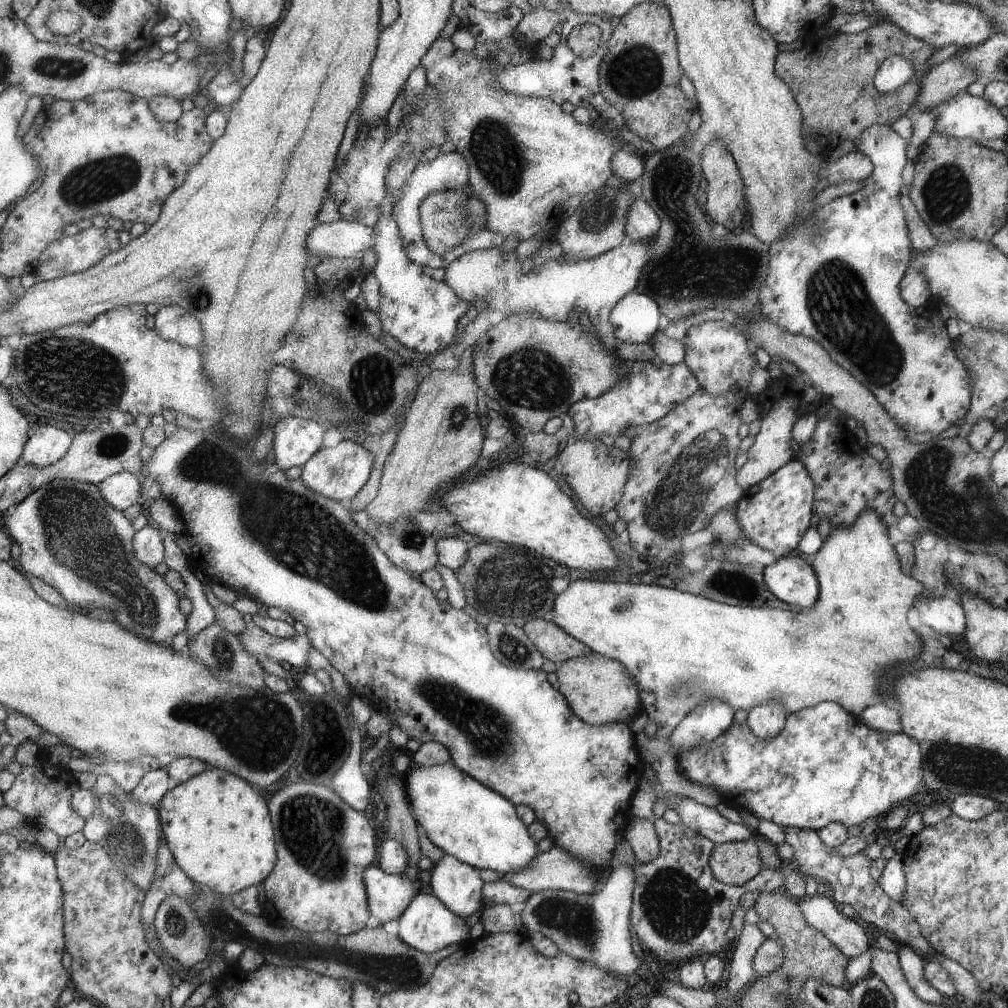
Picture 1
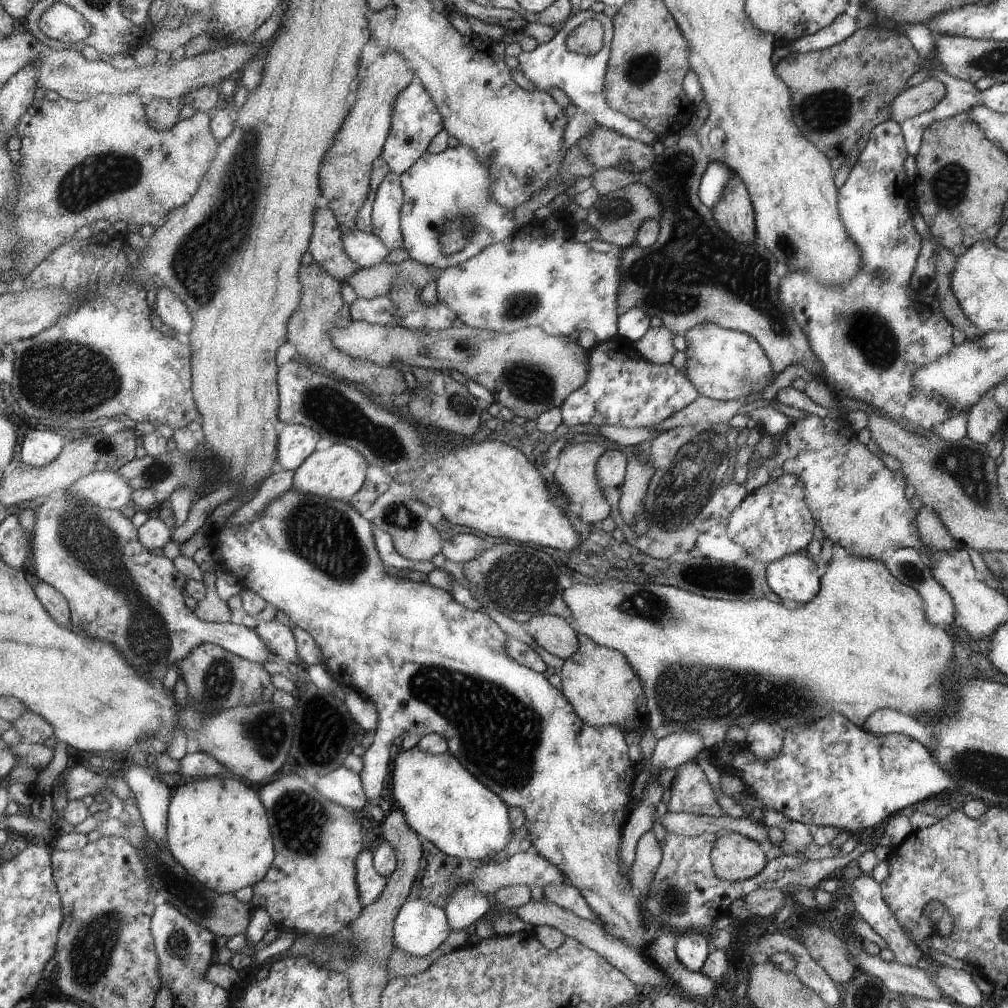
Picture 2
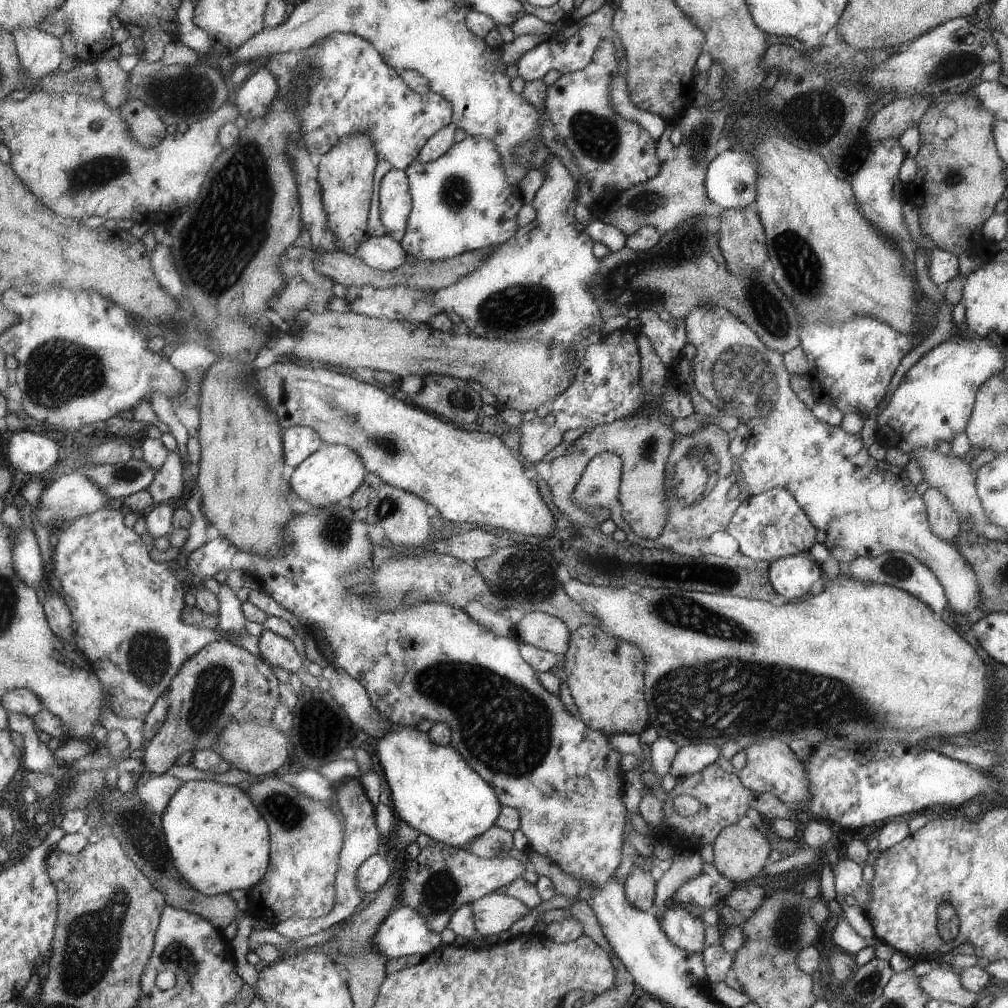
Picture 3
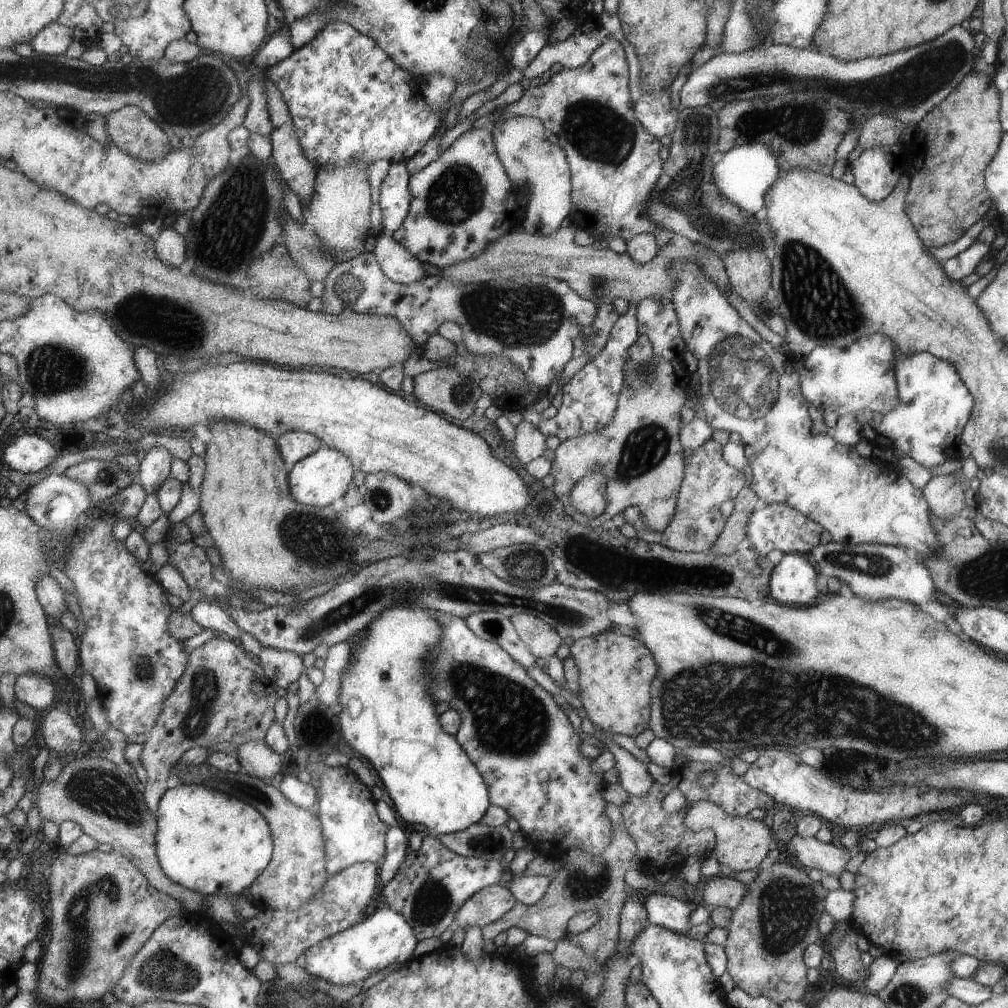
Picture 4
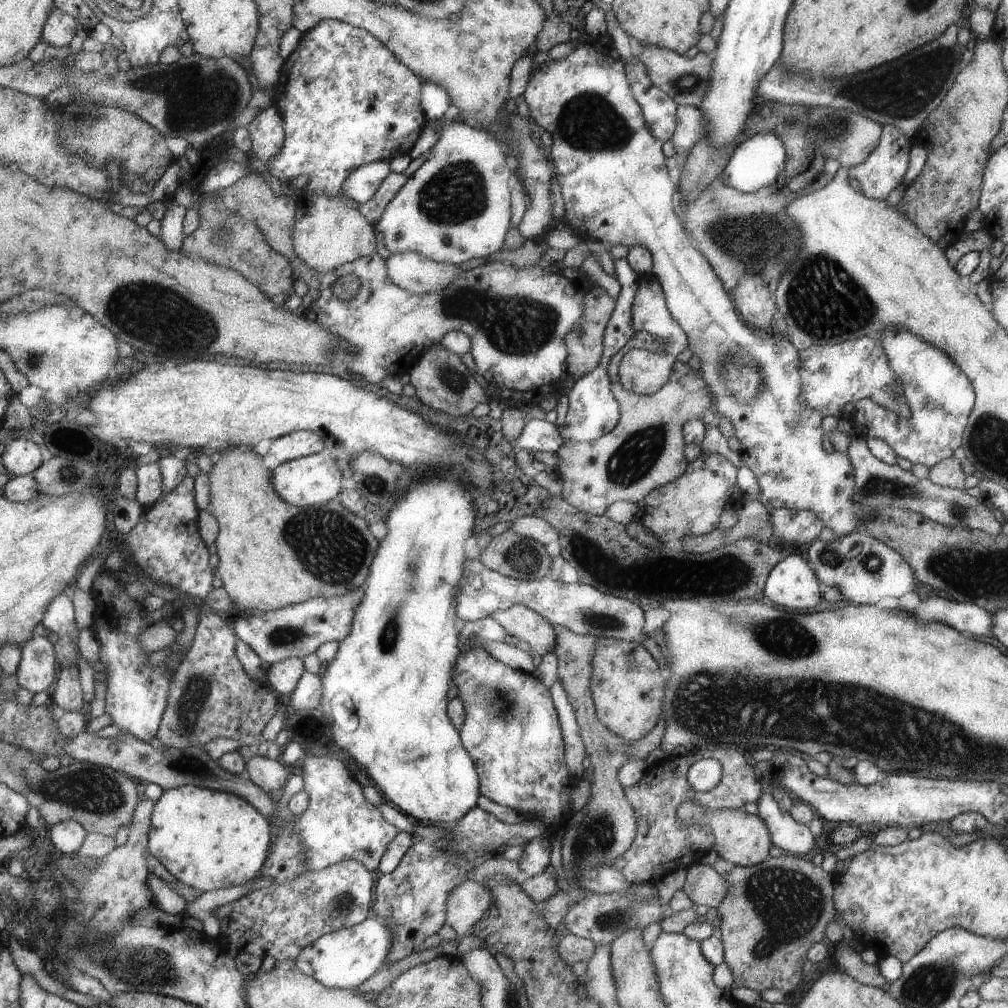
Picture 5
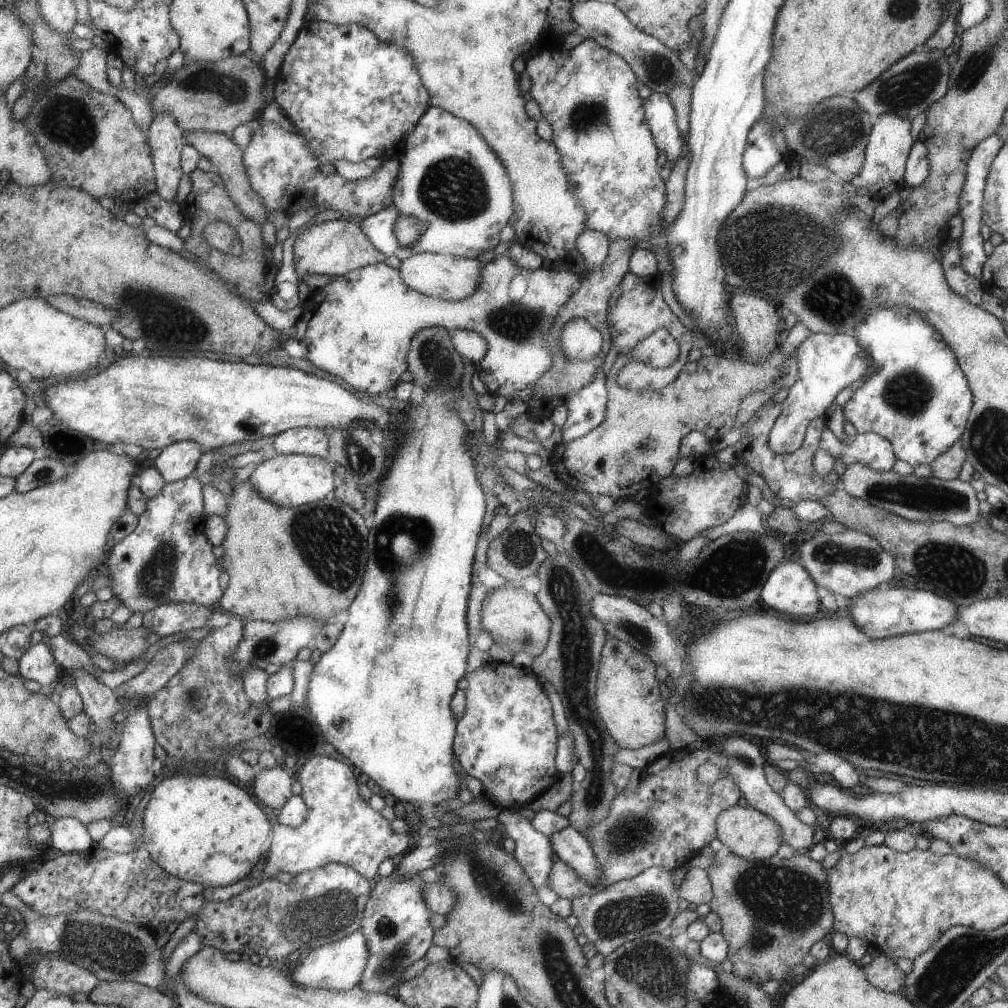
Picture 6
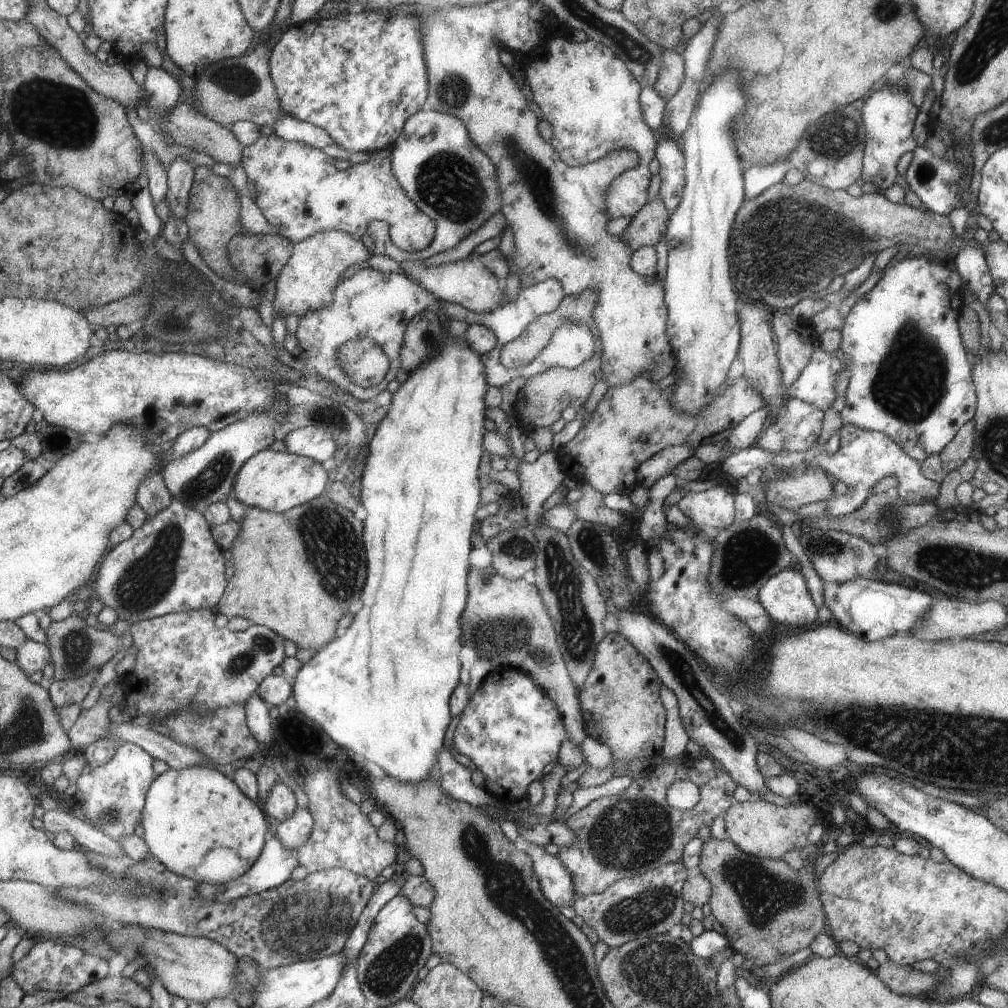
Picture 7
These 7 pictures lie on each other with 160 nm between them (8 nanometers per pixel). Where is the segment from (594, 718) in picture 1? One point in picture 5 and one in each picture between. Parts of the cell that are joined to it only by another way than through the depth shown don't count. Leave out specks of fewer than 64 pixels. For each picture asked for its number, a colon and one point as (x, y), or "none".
2: (604, 690)
3: (604, 674)
4: (615, 672)
5: (626, 687)

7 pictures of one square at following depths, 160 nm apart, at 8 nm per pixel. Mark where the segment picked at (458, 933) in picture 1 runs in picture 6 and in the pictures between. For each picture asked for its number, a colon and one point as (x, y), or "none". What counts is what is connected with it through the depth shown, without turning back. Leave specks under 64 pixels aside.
2: (419, 926)
3: (404, 932)
4: (384, 938)
5: (345, 959)
6: (338, 966)

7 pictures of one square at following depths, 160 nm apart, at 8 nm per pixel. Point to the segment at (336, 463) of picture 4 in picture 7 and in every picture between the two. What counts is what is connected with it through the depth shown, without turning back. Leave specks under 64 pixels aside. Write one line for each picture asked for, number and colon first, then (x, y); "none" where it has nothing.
5: (312, 480)
6: (290, 480)
7: (275, 481)

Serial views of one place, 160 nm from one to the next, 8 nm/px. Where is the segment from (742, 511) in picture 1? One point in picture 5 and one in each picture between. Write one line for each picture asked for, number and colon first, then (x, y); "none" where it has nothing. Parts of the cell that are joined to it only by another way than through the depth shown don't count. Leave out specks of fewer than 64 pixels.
2: (773, 521)
3: (769, 525)
4: (775, 526)
5: (802, 526)

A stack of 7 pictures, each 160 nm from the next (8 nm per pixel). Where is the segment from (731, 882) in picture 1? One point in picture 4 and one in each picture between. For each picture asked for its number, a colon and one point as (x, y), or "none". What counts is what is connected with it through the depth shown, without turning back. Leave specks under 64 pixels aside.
2: (734, 857)
3: (739, 853)
4: (740, 843)

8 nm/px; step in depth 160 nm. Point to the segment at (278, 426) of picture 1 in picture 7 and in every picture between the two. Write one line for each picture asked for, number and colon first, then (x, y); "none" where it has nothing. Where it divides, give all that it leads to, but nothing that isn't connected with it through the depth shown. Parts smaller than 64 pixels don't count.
2: (298, 442)
3: (300, 442)
4: (294, 445)
5: (297, 444)
6: (313, 441)
7: (315, 442)

